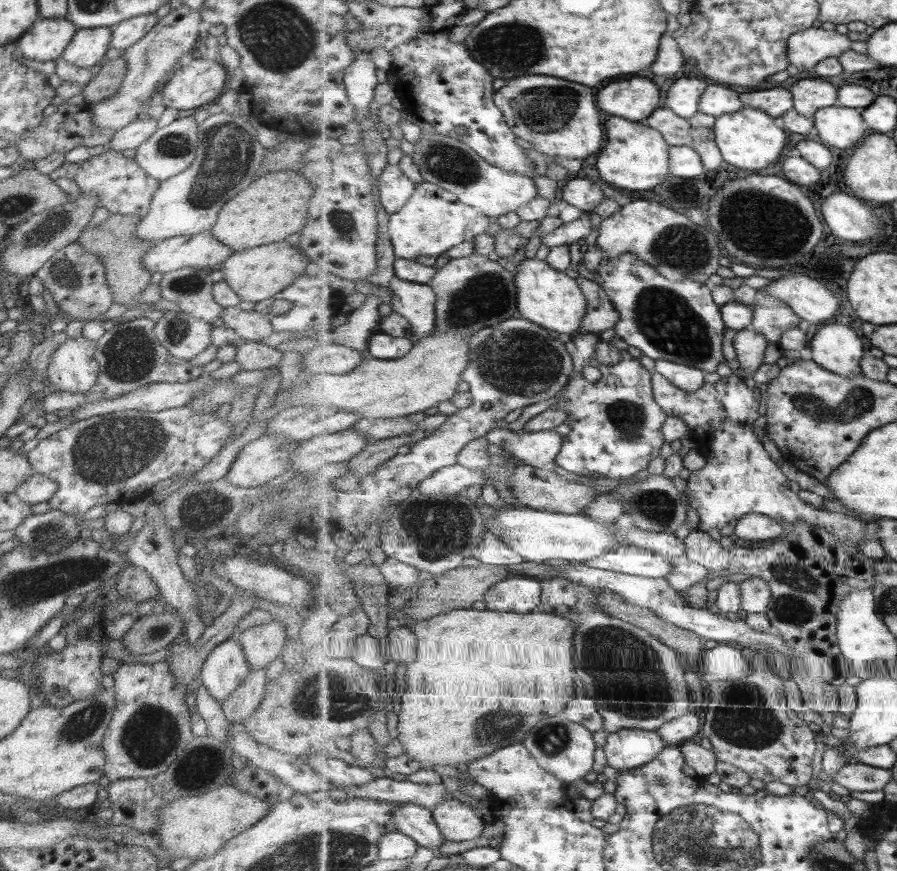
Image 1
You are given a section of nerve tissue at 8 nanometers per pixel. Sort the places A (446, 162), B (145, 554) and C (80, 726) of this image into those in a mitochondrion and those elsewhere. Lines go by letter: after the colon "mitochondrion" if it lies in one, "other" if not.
A: mitochondrion
B: other
C: mitochondrion

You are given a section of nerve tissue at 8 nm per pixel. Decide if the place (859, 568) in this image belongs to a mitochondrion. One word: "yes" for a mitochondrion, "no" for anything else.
no

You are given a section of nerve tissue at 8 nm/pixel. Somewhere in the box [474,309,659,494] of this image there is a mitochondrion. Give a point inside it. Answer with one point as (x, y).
(628, 419)

